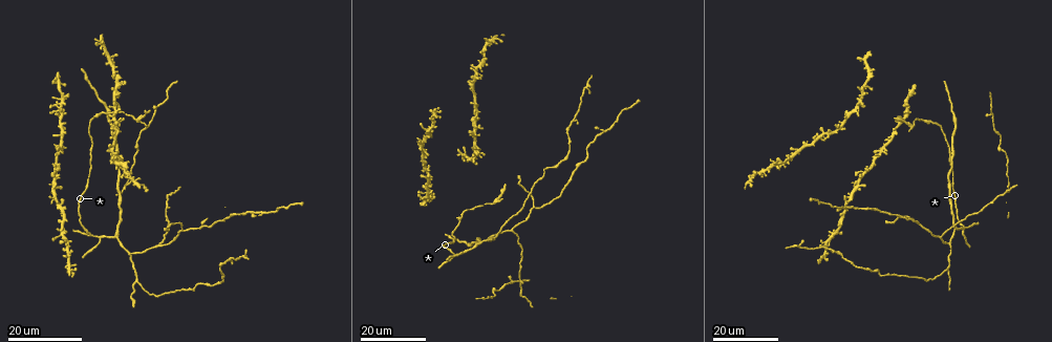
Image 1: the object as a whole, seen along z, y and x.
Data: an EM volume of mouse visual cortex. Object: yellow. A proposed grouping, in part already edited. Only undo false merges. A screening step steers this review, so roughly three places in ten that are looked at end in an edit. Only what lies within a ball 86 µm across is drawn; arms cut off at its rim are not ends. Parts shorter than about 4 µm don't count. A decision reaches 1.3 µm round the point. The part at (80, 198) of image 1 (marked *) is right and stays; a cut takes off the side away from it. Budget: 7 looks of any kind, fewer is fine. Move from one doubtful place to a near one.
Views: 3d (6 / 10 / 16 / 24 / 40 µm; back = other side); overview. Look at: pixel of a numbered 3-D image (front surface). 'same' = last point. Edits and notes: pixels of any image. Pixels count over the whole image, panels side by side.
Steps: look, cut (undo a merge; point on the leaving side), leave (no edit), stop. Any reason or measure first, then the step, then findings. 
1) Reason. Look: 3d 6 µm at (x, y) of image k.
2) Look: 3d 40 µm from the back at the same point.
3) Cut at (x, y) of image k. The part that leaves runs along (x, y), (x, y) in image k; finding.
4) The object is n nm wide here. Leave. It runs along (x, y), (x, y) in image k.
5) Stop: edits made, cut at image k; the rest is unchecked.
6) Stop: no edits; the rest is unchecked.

A fork. Look: 3d 24 µm at (182, 229) of image 1.

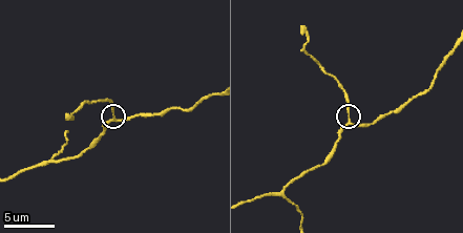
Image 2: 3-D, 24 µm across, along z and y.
Look: 3d 6 µm at (116, 118) of image 2.

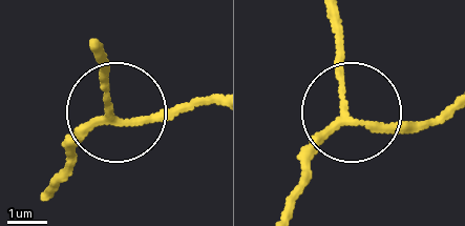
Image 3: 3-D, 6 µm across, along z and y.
3 arms meet here. Leave. It runs along (283, 205), (341, 115), (344, 27) in image 3; one neuron here.

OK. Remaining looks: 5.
Three-way junction. Look: 3d 16 µm at (135, 282) of image 1.

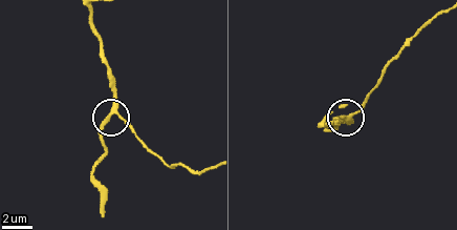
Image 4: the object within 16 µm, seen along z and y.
Closer look. Look: 3d 10 µm at (350, 115) of image 4.

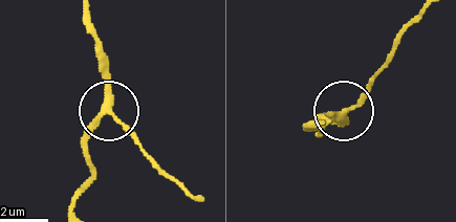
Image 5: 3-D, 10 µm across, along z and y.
The side arm is 8 µm long. Leave. It runs along (82, 13), (106, 91), (88, 161) in image 5; continuous, no second neuron.

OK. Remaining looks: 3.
Three-way junction. Look: 3d 16 µm at (101, 240) of image 1.

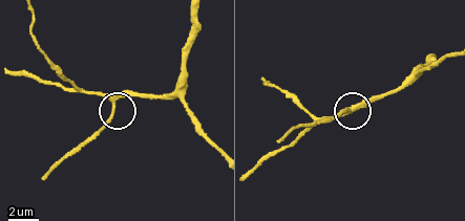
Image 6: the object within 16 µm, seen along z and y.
Zoom in. Look: 3d 6 µm at (113, 101) of image 6.

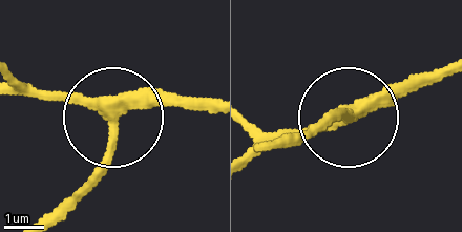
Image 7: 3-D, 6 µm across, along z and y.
3 arms meet here. Leave. Continuous, no second neuron.

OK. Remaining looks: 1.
Stop: no edits; the rest is unchecked.

